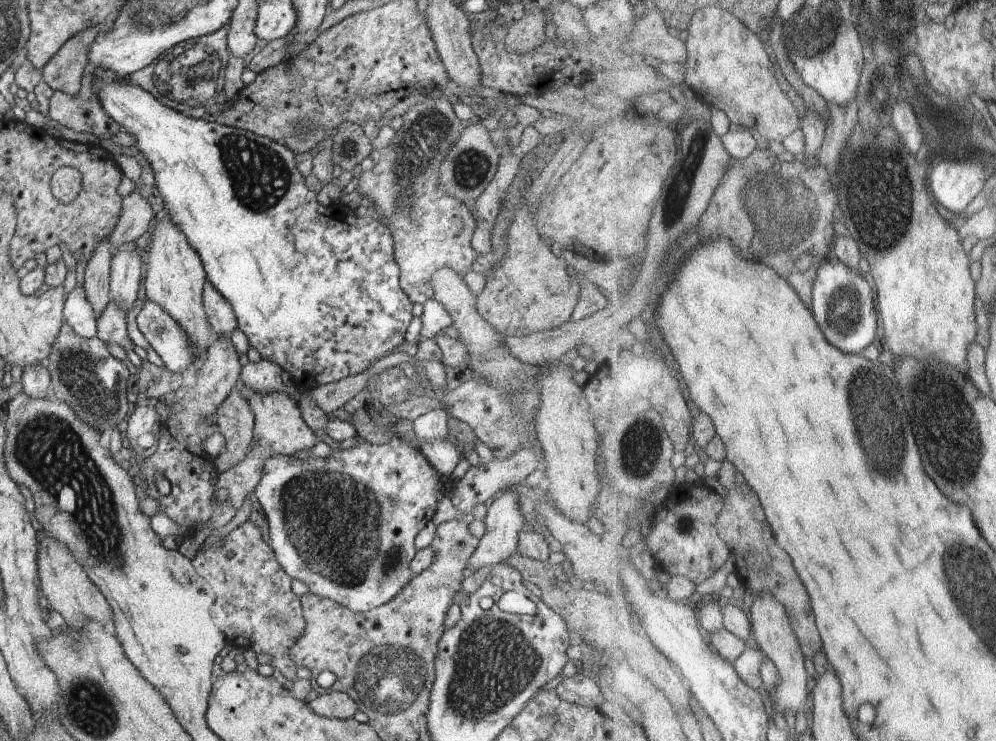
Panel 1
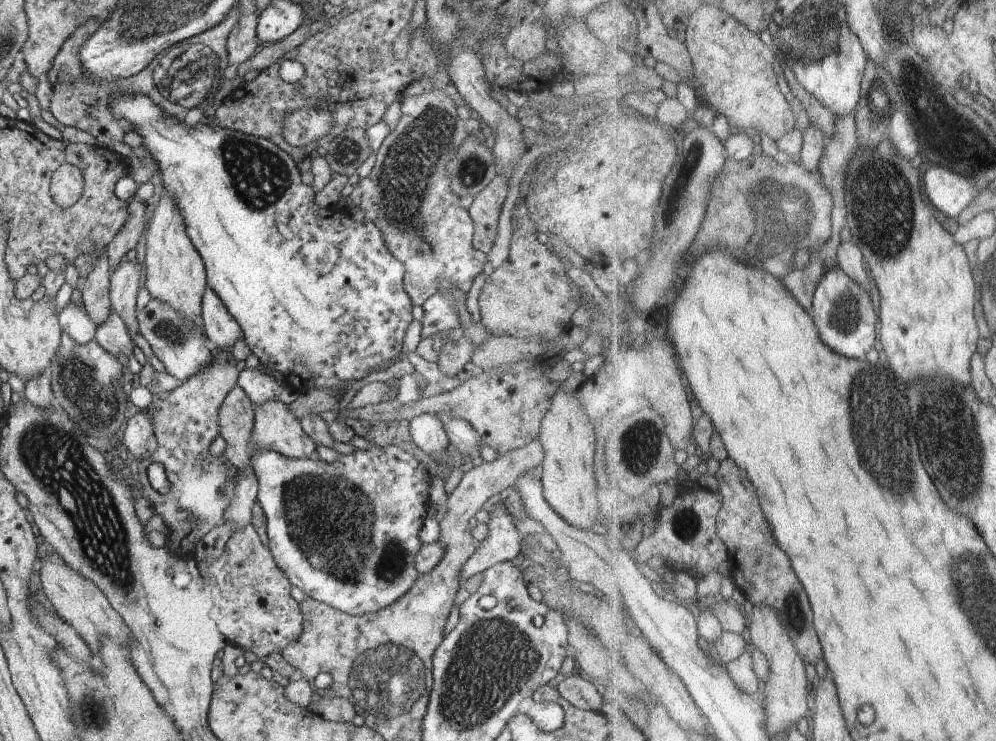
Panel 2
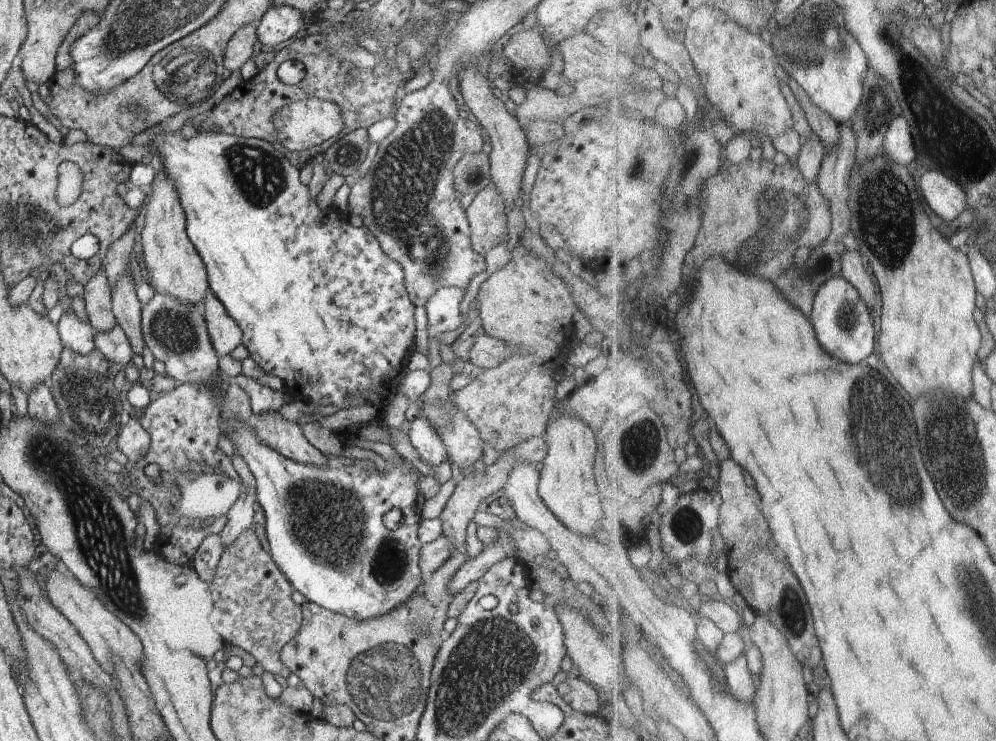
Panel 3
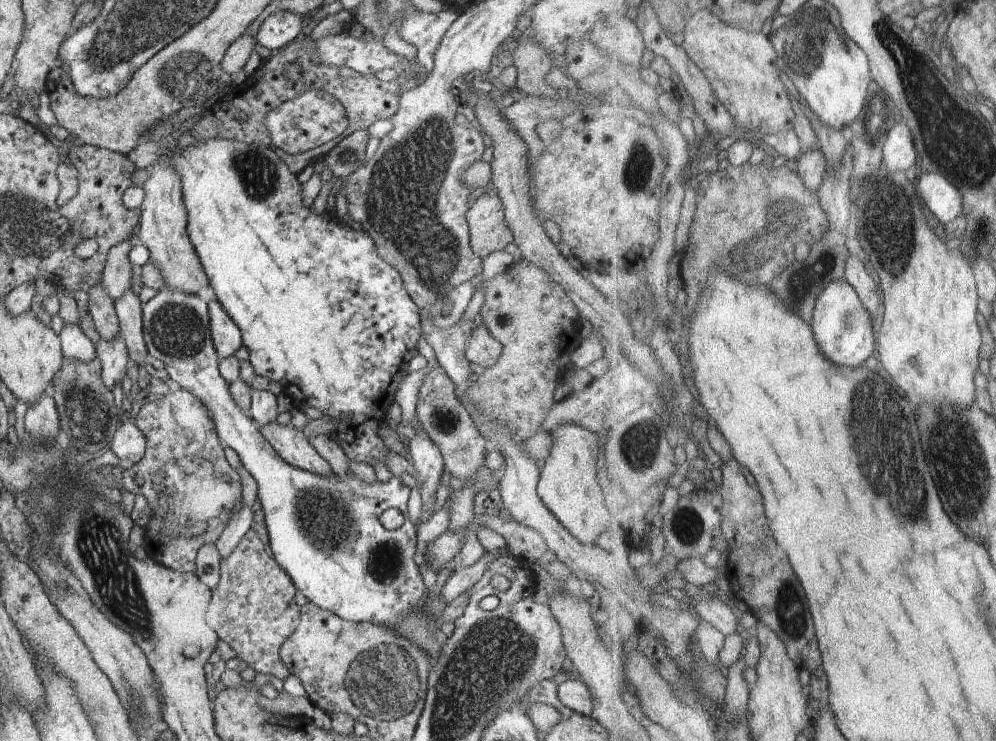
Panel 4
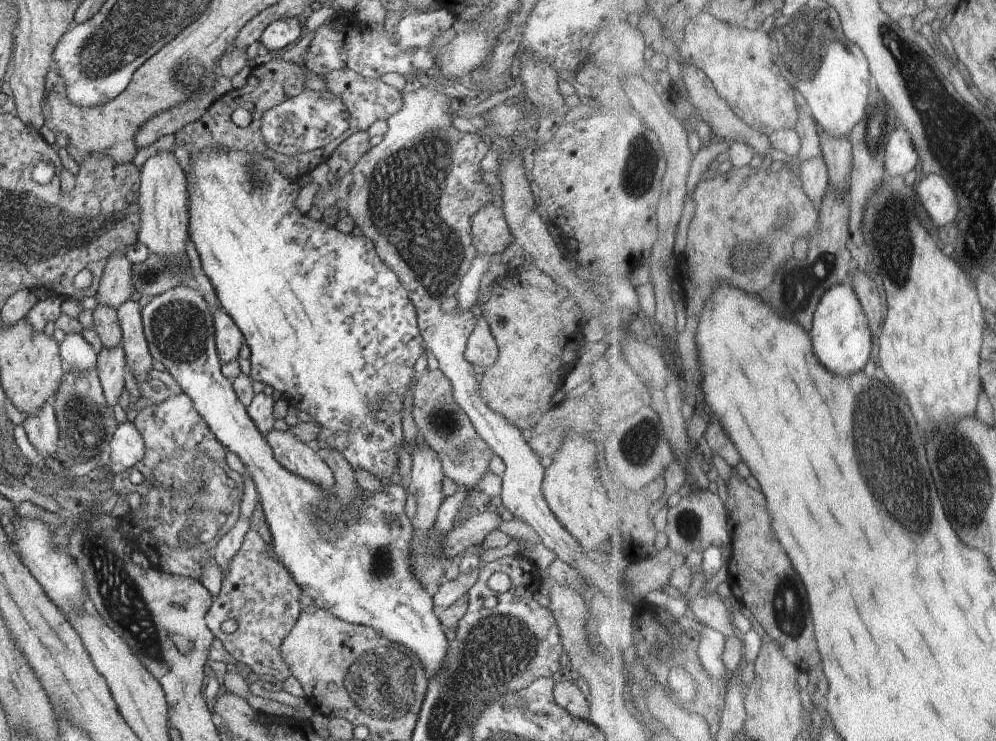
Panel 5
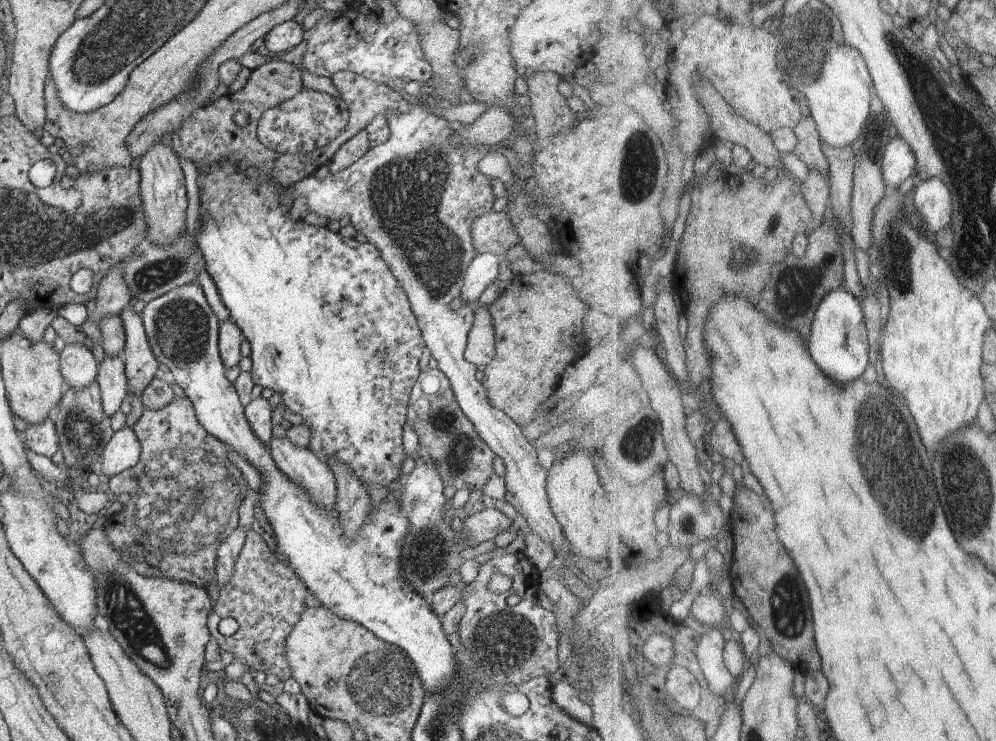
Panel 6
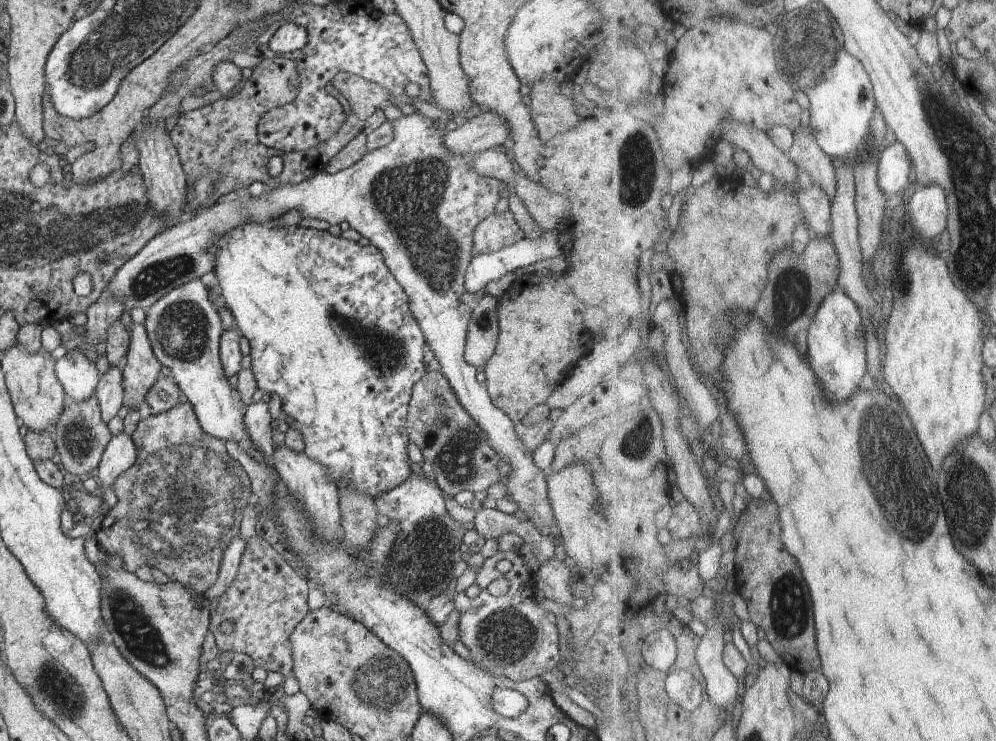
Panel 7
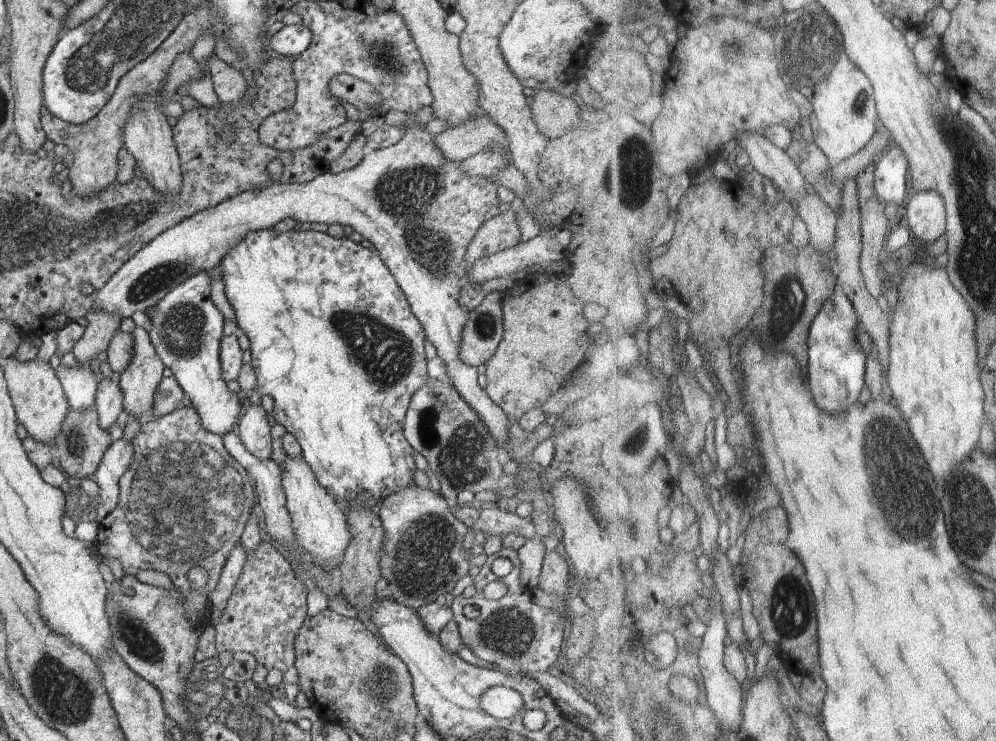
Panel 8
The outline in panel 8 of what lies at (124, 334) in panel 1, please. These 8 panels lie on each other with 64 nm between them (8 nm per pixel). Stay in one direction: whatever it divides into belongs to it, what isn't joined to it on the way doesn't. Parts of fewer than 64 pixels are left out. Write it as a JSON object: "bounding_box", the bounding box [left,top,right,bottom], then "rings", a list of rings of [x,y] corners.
{"bounding_box":[95,373,123,431],"rings":[[[114,373],[110,378],[104,377],[97,384],[95,407],[99,425],[108,431],[110,426],[116,422],[118,414],[123,410],[123,392],[119,385],[118,373]]]}

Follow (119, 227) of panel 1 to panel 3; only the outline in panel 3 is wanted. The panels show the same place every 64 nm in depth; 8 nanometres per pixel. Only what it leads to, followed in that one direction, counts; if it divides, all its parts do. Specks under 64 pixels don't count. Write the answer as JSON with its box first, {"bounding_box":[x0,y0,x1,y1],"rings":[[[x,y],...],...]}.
{"bounding_box":[103,224,136,291],"rings":[[[132,224],[132,228],[109,244],[103,269],[112,291],[117,285],[117,280],[130,268],[129,258],[136,246],[136,241],[135,224]]]}

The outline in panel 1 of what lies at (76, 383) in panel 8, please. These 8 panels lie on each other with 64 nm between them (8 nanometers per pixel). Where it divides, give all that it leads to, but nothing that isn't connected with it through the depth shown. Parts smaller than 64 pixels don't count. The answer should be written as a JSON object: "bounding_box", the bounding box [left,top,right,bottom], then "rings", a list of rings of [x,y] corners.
{"bounding_box":[63,285,97,339],"rings":[[[76,285],[65,300],[63,322],[68,323],[75,333],[87,339],[97,336],[97,316],[85,295],[85,286]]]}

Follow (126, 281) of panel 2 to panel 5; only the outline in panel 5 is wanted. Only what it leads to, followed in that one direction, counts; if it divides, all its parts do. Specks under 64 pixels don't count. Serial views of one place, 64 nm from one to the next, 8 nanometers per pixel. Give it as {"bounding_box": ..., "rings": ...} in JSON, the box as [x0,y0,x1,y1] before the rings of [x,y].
{"bounding_box":[115,299,153,381],"rings":[[[128,299],[115,308],[121,326],[121,342],[125,350],[127,364],[137,381],[146,380],[148,370],[152,368],[153,356],[150,354],[143,329],[141,308],[137,301]]]}

